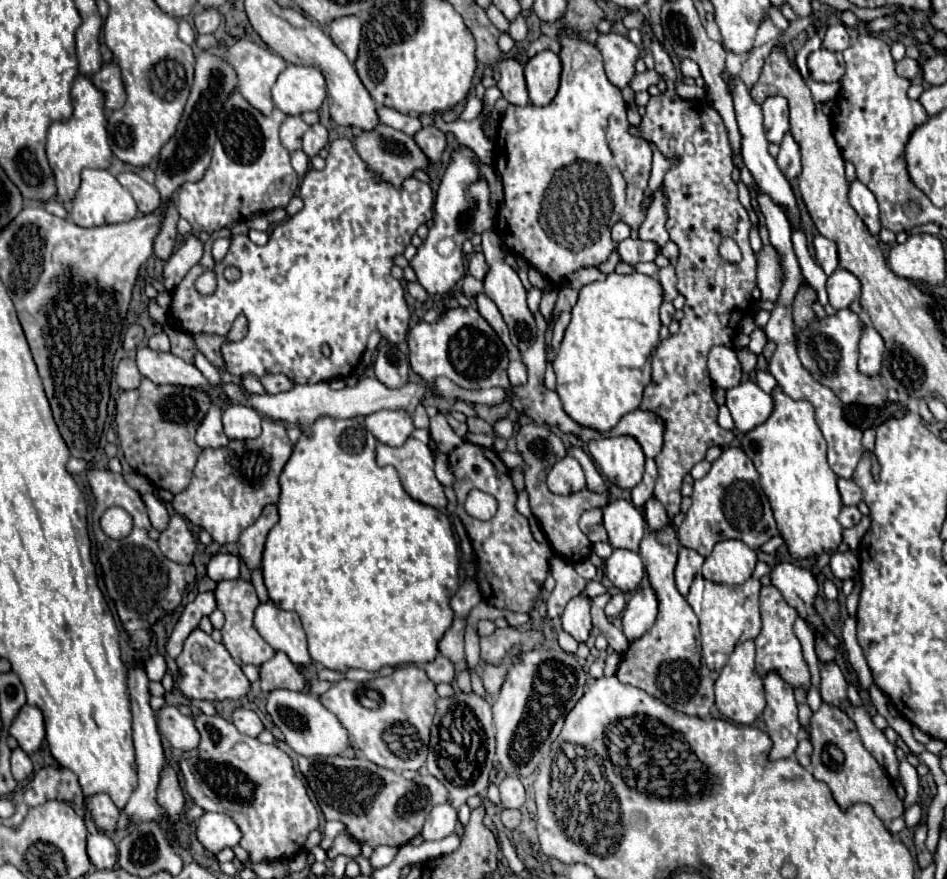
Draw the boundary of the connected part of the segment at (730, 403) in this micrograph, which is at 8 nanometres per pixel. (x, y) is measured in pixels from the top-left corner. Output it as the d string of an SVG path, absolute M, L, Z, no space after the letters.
M741 382L739 386L727 390L725 404L733 416L735 428L743 434L763 424L773 412L771 394L763 392L755 382Z

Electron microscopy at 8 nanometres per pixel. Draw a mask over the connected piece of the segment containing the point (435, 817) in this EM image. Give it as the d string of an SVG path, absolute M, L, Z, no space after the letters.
M449 802L447 804L439 804L427 816L421 836L423 836L423 840L443 840L449 834L453 834L455 822L457 822L455 808L451 808Z

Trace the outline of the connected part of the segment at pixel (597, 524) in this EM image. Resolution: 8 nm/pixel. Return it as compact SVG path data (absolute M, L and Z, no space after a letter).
M593 508L593 510L585 512L579 520L579 526L591 542L605 542L607 540L607 532L603 528L603 518L601 518L599 508Z

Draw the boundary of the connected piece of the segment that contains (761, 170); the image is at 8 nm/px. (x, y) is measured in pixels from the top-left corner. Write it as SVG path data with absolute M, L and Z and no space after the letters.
M741 94L741 96L733 96L735 102L735 114L737 114L737 122L739 122L739 130L743 136L741 142L741 154L743 154L743 164L747 164L751 176L755 176L755 184L759 188L759 192L767 192L767 196L771 196L771 200L775 200L775 204L783 210L783 214L787 216L791 230L803 230L803 222L801 222L801 214L799 214L799 206L795 200L795 194L791 190L789 180L783 176L783 172L779 170L775 158L767 152L767 138L765 138L765 130L763 130L763 114L761 114L761 106L755 104L751 100L749 94Z

